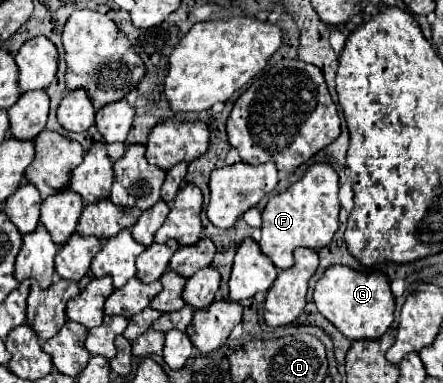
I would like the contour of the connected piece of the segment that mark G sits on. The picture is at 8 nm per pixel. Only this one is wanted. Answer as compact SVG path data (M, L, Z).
M344 265L328 267L314 287L318 311L350 341L380 339L394 321L394 297L382 273L362 273Z

